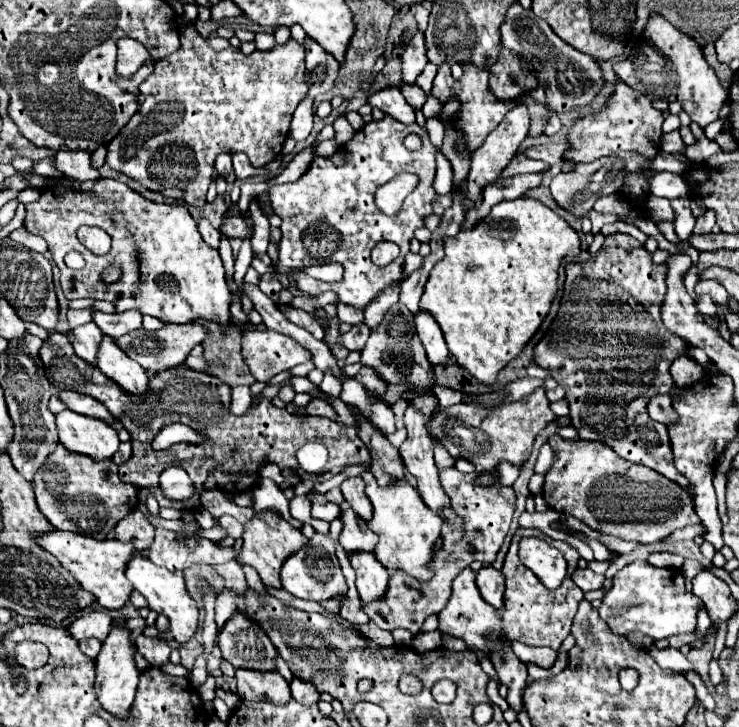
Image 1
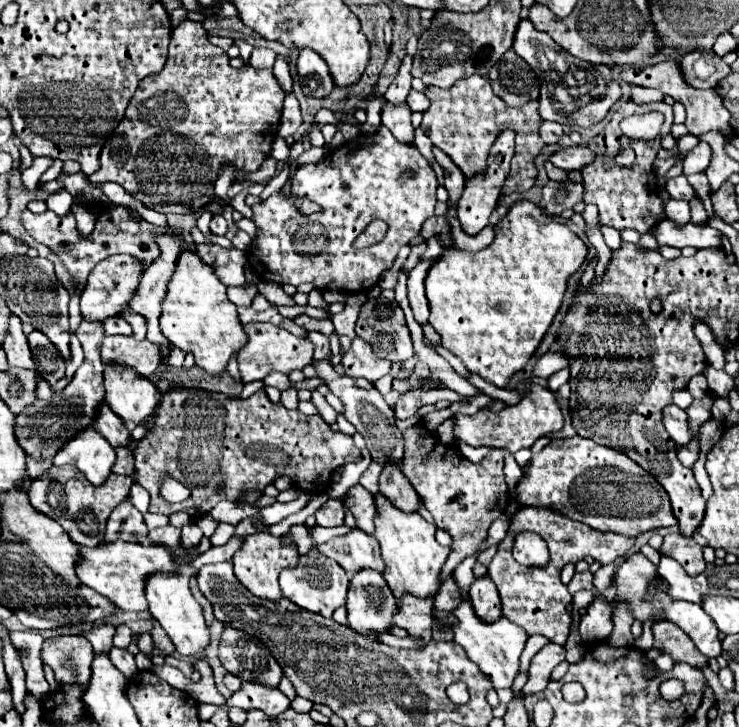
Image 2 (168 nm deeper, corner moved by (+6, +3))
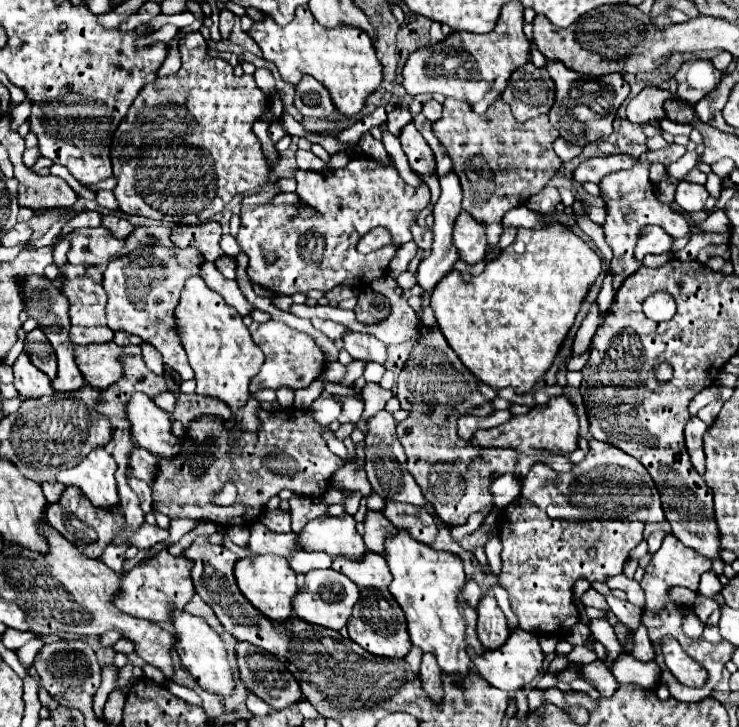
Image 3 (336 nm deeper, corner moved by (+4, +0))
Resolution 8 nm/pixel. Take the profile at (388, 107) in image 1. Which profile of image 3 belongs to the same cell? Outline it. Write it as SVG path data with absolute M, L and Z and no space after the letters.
M410 122L402 134L400 134L400 144L404 154L408 156L410 168L418 174L434 174L436 172L436 162L434 162L434 152L432 148L426 144L426 140L422 138L422 134L414 128L414 124Z

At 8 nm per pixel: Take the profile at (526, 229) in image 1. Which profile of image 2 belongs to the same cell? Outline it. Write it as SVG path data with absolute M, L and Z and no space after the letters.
M516 201L496 223L494 241L478 253L444 247L440 259L428 269L426 297L430 303L430 325L442 337L442 345L452 351L468 371L478 373L488 383L506 387L512 373L524 369L530 355L548 331L566 291L568 277L586 259L588 247L554 217L532 201Z

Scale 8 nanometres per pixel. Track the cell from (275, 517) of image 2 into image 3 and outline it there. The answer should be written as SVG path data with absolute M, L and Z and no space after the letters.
M178 610L172 614L172 624L176 628L176 638L178 638L176 652L182 664L186 666L186 670L198 680L198 686L210 694L228 698L236 688L236 682L228 664L228 654L226 654L222 638L202 618L196 618L184 610Z

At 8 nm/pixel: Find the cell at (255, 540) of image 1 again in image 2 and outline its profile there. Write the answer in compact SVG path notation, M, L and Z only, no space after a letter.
M260 529L244 539L244 545L234 553L232 565L234 565L234 575L238 581L254 595L266 597L272 601L278 601L282 597L280 585L278 585L278 575L284 567L294 567L298 563L298 547L294 543L284 545L280 537L274 537L270 533L262 533Z

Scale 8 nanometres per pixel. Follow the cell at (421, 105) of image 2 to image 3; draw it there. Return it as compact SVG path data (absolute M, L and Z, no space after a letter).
M430 100L430 102L424 104L424 108L422 108L422 114L424 114L428 120L432 120L432 122L440 120L440 112L442 112L442 106L440 106L436 100Z

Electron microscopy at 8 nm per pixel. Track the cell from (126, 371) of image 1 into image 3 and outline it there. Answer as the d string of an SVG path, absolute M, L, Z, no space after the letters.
M134 394L126 406L126 412L136 444L148 448L148 452L160 458L172 458L180 454L182 444L172 434L170 418L166 412L160 412L152 398L146 394Z

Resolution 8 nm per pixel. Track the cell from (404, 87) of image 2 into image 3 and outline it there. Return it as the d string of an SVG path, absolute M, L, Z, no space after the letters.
M404 96L404 98L402 98L402 104L404 104L404 106L402 106L402 108L396 108L394 112L388 114L386 126L388 126L390 134L394 134L394 136L400 136L402 128L404 128L406 124L410 124L410 120L412 120L410 112L406 110L406 104L408 104L408 102L412 102L412 96Z

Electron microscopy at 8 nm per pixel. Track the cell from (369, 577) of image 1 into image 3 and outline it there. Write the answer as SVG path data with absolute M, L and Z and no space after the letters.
M372 594L362 596L360 602L354 606L352 618L348 620L350 640L360 644L366 652L382 656L382 658L406 658L412 642L408 640L404 612L400 612L400 606L394 600L386 602L386 600L370 600L370 598L372 598Z

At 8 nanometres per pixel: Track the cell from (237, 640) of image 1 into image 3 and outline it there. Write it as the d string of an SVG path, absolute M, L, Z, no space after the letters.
M238 642L236 644L236 656L238 656L238 668L240 668L240 678L246 684L246 688L256 694L258 698L262 698L264 702L268 702L274 710L282 710L288 708L296 702L300 702L302 690L298 680L292 676L292 672L288 672L288 668L276 660L276 656L272 656L270 652L264 652L262 648L256 648L254 644L248 642Z

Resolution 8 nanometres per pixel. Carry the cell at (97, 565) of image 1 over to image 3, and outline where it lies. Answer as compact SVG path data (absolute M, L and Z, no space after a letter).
M162 550L158 556L154 556L148 562L136 564L124 578L120 594L116 596L114 604L136 618L144 618L150 622L170 622L174 610L182 610L194 596L194 584L192 584L192 560L186 556L172 556L168 550Z

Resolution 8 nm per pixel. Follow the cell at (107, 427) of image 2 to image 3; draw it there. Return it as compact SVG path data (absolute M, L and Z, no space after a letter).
M134 446L132 454L130 454L130 474L134 478L152 486L152 472L156 472L156 464L158 464L156 456L152 456L148 450L144 450L140 446Z

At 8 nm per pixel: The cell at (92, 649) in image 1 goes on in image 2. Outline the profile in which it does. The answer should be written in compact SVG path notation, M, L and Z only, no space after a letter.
M62 635L52 641L44 641L42 661L54 669L58 683L80 683L90 681L90 663L94 651L84 637Z

